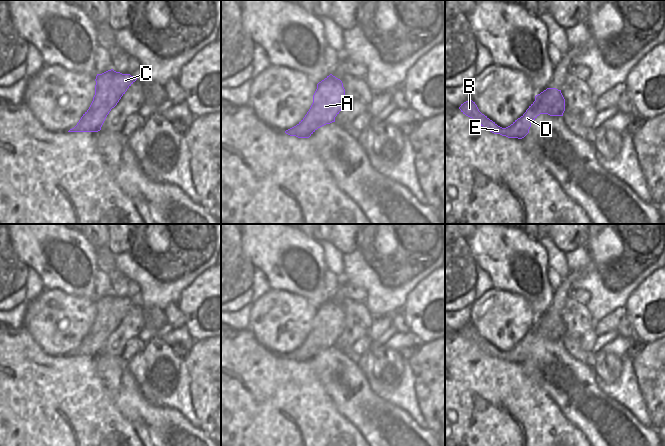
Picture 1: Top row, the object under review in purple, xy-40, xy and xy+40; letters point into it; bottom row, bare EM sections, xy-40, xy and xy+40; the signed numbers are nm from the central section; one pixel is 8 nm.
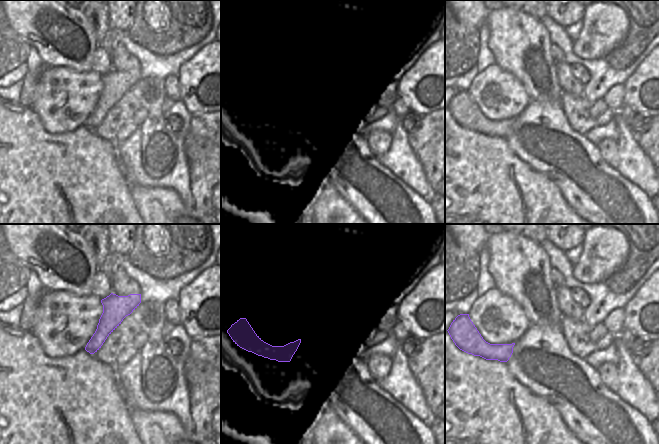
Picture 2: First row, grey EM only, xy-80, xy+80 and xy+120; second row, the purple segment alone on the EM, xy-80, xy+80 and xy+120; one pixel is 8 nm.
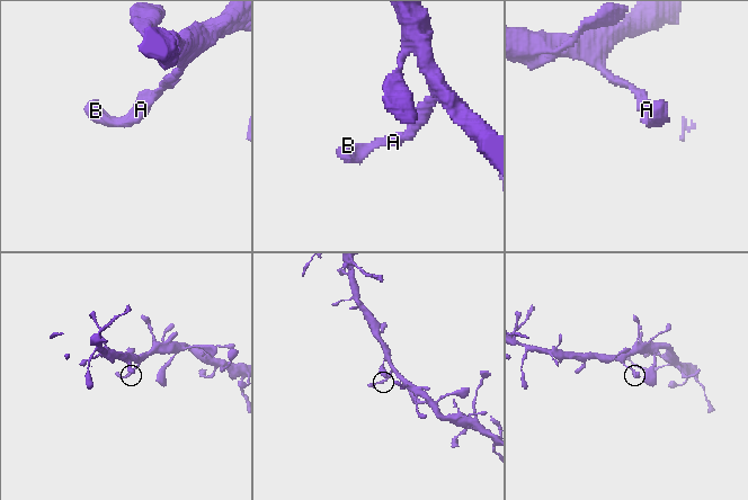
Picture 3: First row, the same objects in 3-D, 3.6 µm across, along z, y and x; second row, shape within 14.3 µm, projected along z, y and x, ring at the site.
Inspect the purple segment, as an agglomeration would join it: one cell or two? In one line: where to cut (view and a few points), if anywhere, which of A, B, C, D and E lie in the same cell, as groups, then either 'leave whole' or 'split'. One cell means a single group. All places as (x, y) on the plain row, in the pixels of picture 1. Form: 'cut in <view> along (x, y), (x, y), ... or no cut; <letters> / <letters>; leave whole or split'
no cut; A B C D E; leave whole

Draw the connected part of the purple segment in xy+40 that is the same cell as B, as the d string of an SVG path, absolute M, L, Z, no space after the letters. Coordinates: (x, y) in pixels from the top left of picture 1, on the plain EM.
M547 312L535 320L535 325L529 330L526 336L510 350L502 352L487 340L482 338L475 326L468 324L459 331L466 340L478 346L483 352L494 357L506 360L508 362L524 362L531 351L531 347L540 339L548 338L550 340L563 340L565 335L565 323L561 314L556 312Z

